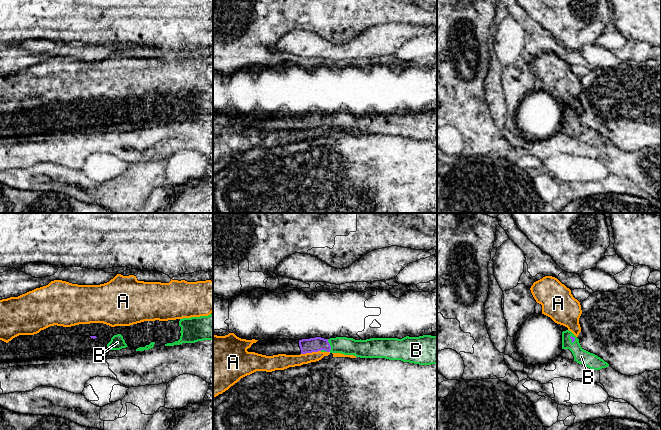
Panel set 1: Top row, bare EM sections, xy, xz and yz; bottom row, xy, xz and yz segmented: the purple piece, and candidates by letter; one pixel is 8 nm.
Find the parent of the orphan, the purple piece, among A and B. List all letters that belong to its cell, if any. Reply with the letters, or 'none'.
B

